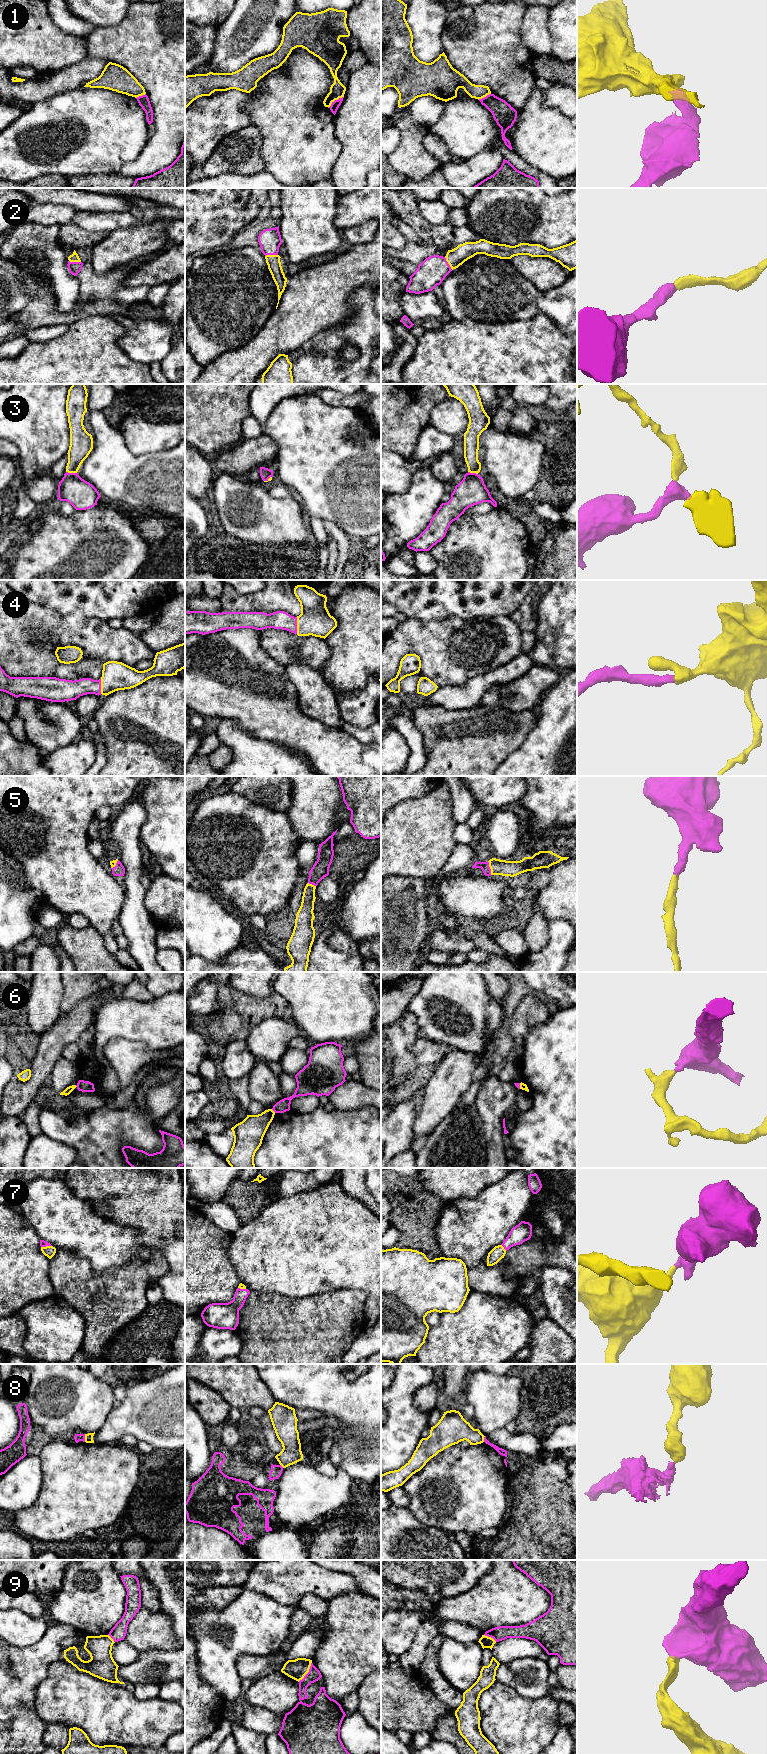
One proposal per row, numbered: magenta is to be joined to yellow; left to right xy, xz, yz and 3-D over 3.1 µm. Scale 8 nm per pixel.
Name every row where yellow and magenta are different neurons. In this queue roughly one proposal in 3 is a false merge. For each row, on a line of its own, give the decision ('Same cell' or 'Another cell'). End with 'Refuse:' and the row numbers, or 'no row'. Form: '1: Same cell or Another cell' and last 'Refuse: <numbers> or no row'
1: Another cell
2: Same cell
3: Same cell
4: Same cell
5: Same cell
6: Another cell
7: Same cell
8: Another cell
9: Another cell
Refuse: 1, 6, 8, 9

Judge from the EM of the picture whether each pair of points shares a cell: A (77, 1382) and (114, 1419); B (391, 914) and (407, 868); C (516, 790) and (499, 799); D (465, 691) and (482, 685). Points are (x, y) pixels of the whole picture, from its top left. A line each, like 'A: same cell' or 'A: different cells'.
A: different cells
B: different cells
C: same cell
D: same cell

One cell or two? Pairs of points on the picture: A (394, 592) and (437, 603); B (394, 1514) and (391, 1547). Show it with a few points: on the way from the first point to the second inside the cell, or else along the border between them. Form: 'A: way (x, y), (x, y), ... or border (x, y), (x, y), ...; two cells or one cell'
A: way (405, 597), (426, 597); one cell
B: way (394, 1522), (393, 1539); one cell

